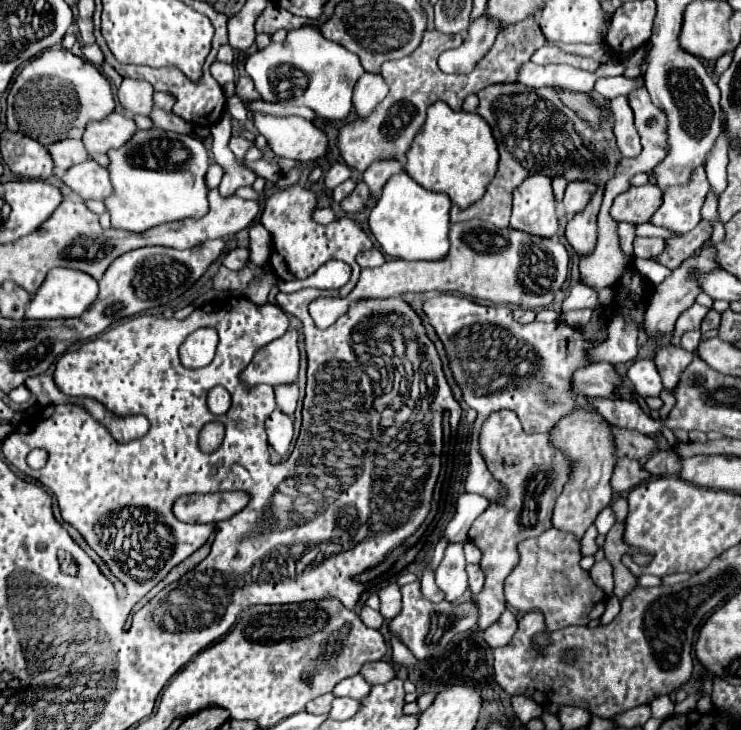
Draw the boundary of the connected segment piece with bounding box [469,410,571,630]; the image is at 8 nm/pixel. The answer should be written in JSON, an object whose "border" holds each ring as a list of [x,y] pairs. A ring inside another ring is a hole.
{"border":[[[497,410],[497,412],[491,412],[491,416],[483,422],[483,428],[481,428],[481,434],[479,434],[479,452],[489,468],[489,472],[499,480],[503,482],[507,488],[509,488],[509,498],[503,502],[503,504],[491,504],[481,516],[475,518],[475,522],[471,524],[471,530],[469,530],[469,540],[481,550],[481,570],[485,572],[485,586],[479,594],[473,596],[477,608],[479,608],[479,620],[477,620],[477,626],[481,630],[485,630],[487,626],[491,626],[501,614],[503,610],[507,608],[507,602],[505,602],[505,596],[503,596],[503,582],[507,578],[507,574],[515,568],[517,564],[517,544],[525,538],[531,538],[531,536],[539,536],[543,530],[551,528],[551,510],[553,510],[553,504],[559,496],[559,492],[563,490],[563,484],[569,480],[569,470],[571,470],[571,460],[567,460],[565,454],[561,452],[555,452],[551,446],[549,446],[549,436],[547,434],[525,434],[523,428],[521,428],[521,422],[517,420],[515,412],[513,410]]]}

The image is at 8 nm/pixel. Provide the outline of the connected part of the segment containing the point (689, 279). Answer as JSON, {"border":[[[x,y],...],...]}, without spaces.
{"border":[[[699,248],[697,254],[689,256],[689,258],[681,264],[681,268],[671,270],[671,274],[655,288],[655,294],[653,294],[653,296],[649,298],[649,302],[647,302],[645,328],[647,328],[649,336],[655,336],[655,338],[657,338],[657,336],[663,336],[663,334],[671,332],[673,326],[675,326],[677,316],[695,302],[697,294],[701,294],[697,276],[699,276],[699,274],[707,274],[707,272],[713,272],[713,270],[717,270],[717,268],[719,268],[719,264],[715,264],[715,248]]]}

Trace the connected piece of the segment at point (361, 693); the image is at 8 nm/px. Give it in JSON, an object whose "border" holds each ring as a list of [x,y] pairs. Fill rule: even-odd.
{"border":[[[349,676],[347,680],[341,680],[339,684],[335,684],[335,688],[331,690],[333,696],[349,696],[349,698],[355,698],[355,700],[361,700],[367,696],[367,692],[371,690],[371,686],[359,676]]]}

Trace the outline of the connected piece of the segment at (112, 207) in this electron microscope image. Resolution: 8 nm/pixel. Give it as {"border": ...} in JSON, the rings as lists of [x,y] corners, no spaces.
{"border":[[[161,128],[137,130],[125,146],[109,152],[109,160],[109,174],[115,192],[105,200],[105,206],[111,214],[113,228],[147,232],[161,224],[203,218],[209,212],[209,188],[205,182],[209,156],[203,140]]]}

